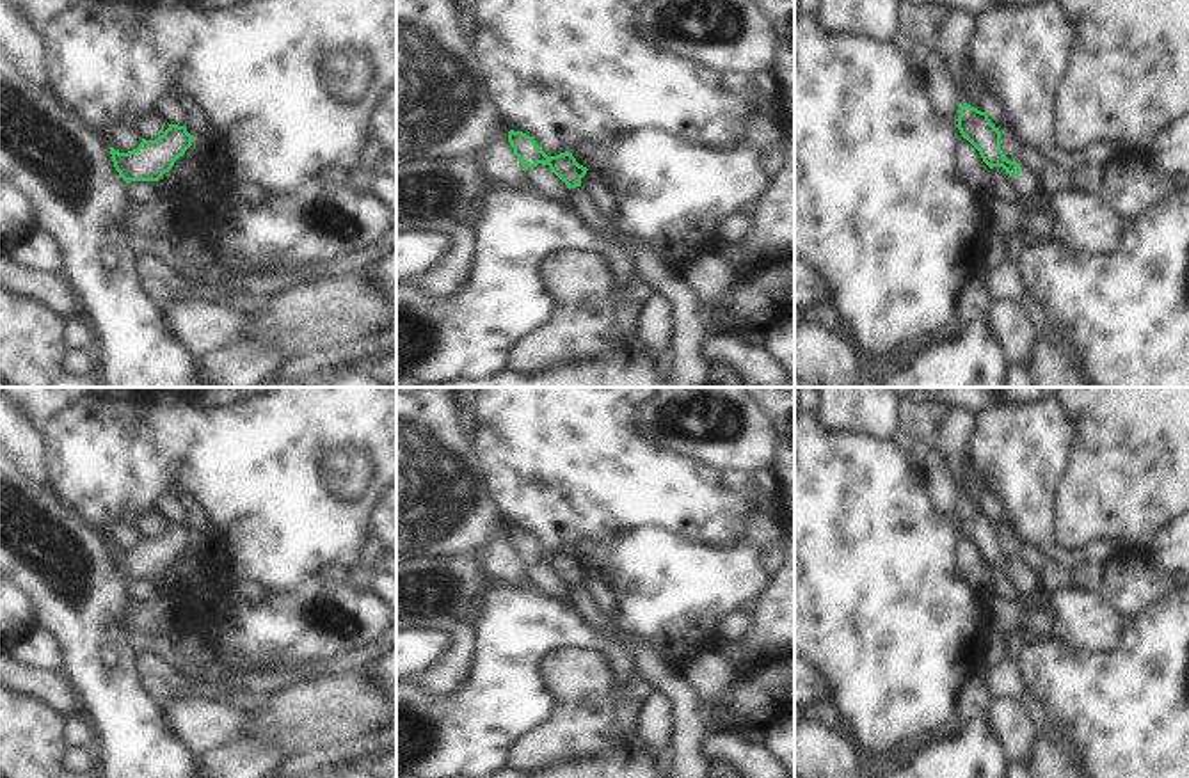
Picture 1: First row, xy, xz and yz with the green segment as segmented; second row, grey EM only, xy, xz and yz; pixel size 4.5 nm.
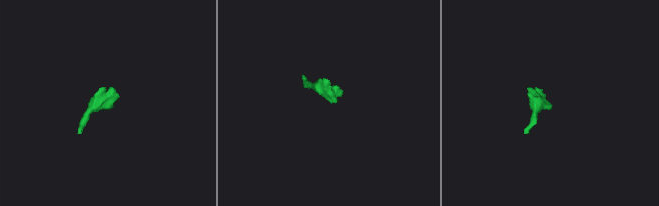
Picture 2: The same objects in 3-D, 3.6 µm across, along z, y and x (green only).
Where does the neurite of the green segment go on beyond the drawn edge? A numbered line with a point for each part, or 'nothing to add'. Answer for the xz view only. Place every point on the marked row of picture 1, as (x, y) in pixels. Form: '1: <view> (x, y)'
nothing to add

